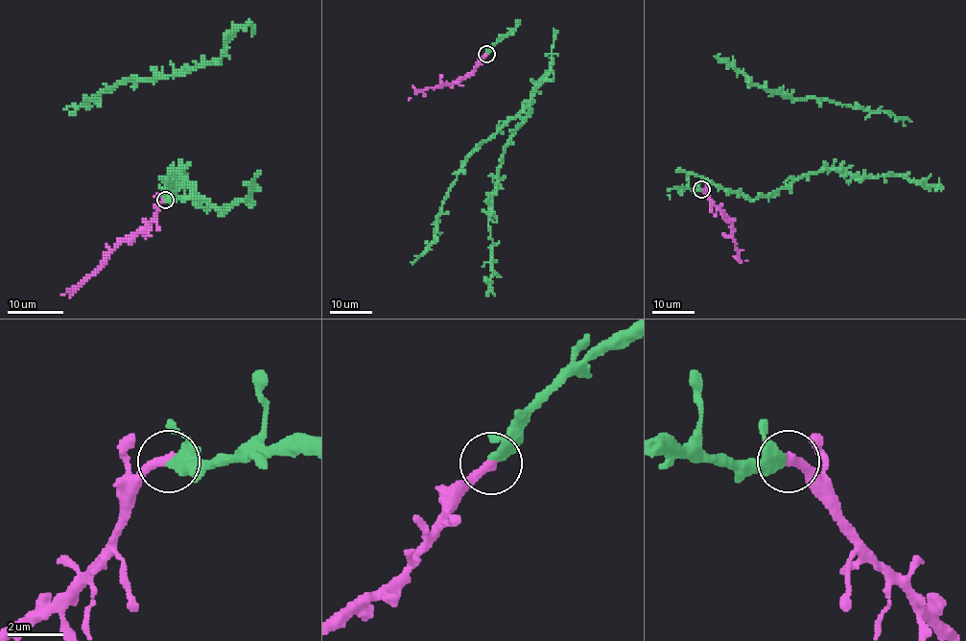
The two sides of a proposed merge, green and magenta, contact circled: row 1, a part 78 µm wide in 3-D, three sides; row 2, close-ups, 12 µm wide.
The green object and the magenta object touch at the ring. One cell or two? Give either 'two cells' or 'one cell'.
one cell

